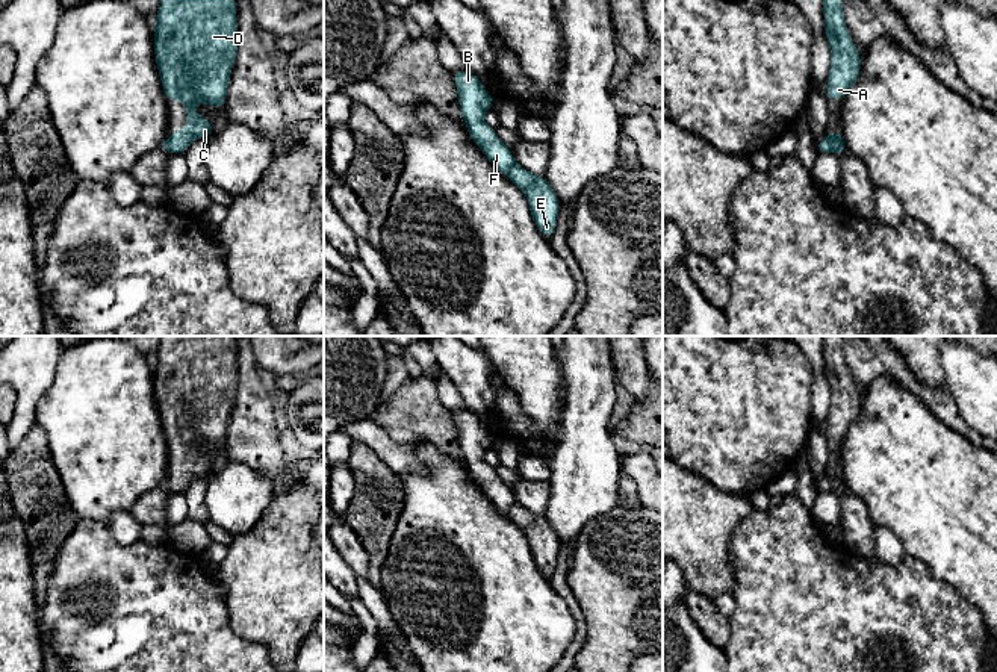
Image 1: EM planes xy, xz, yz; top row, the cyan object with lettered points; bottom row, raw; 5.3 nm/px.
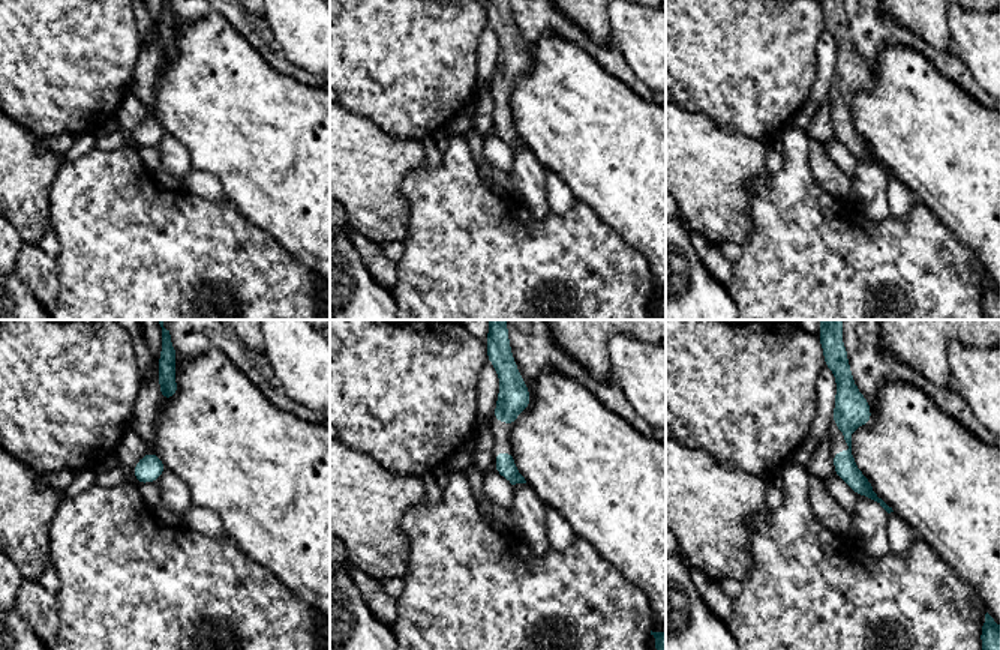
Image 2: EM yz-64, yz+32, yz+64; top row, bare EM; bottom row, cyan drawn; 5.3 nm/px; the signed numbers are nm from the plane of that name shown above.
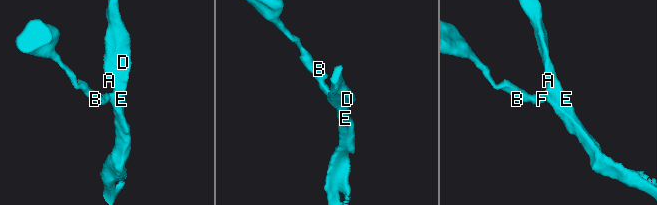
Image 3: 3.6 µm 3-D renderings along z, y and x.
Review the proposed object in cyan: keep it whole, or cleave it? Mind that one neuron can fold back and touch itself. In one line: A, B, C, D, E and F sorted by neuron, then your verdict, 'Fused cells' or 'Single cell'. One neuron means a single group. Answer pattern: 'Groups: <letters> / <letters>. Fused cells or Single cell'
Groups: A C D E / B F. Fused cells

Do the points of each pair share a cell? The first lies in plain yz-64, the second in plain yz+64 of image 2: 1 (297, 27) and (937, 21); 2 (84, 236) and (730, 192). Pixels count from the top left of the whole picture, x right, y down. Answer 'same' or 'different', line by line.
1: different
2: different

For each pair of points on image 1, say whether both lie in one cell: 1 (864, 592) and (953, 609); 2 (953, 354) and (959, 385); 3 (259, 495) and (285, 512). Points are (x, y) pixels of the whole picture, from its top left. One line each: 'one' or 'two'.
1: one
2: one
3: two

